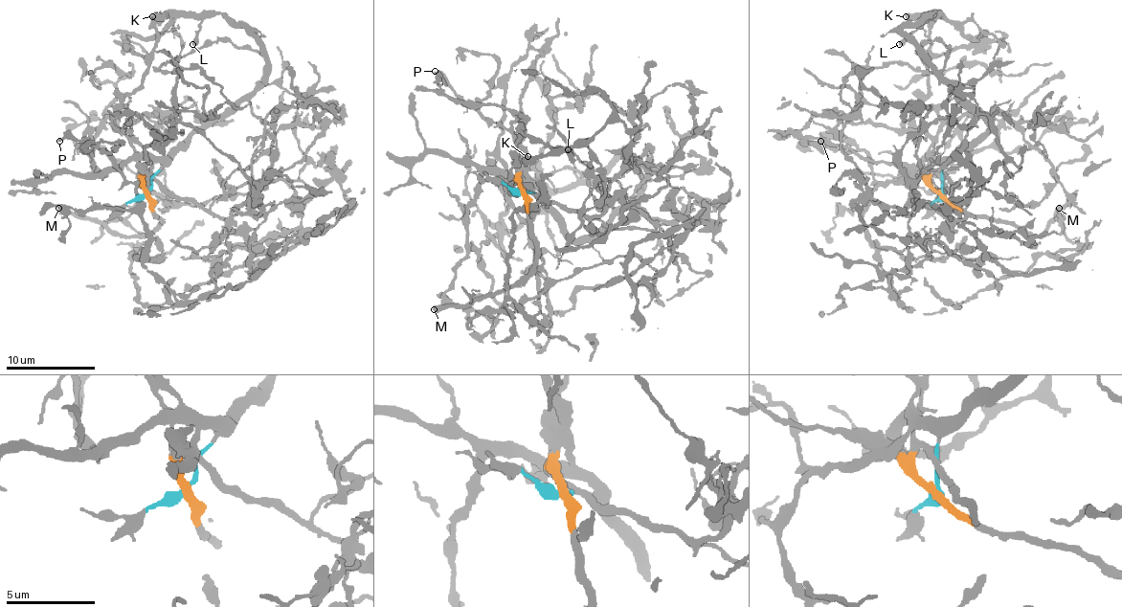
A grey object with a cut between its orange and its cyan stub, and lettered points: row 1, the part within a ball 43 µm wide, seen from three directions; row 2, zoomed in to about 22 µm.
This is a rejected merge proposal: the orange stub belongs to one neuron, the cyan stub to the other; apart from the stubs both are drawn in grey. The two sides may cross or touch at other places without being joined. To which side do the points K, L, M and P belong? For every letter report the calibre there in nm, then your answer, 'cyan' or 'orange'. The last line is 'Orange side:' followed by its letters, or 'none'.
K: 480 nm thick; cyan
L: 420 nm thick; cyan
M: 500 nm thick; orange
P: 220 nm thick; cyan
Orange side: M

